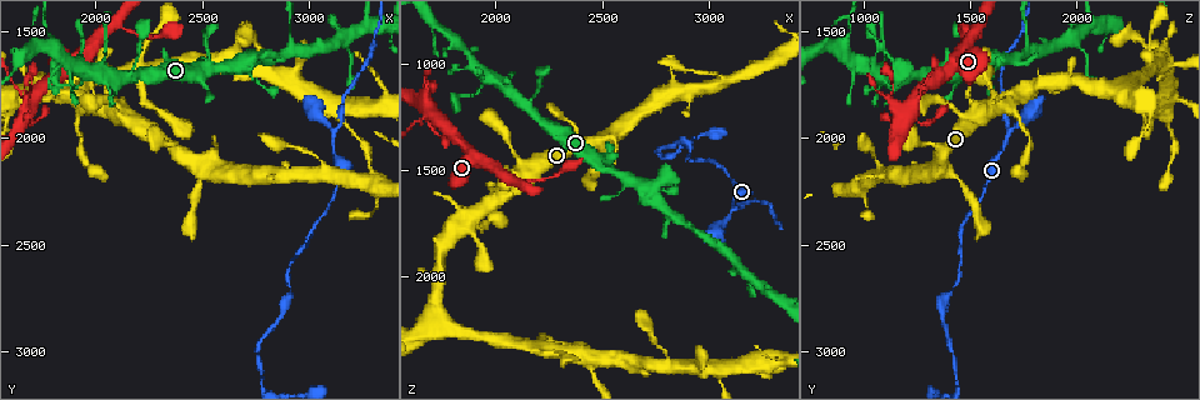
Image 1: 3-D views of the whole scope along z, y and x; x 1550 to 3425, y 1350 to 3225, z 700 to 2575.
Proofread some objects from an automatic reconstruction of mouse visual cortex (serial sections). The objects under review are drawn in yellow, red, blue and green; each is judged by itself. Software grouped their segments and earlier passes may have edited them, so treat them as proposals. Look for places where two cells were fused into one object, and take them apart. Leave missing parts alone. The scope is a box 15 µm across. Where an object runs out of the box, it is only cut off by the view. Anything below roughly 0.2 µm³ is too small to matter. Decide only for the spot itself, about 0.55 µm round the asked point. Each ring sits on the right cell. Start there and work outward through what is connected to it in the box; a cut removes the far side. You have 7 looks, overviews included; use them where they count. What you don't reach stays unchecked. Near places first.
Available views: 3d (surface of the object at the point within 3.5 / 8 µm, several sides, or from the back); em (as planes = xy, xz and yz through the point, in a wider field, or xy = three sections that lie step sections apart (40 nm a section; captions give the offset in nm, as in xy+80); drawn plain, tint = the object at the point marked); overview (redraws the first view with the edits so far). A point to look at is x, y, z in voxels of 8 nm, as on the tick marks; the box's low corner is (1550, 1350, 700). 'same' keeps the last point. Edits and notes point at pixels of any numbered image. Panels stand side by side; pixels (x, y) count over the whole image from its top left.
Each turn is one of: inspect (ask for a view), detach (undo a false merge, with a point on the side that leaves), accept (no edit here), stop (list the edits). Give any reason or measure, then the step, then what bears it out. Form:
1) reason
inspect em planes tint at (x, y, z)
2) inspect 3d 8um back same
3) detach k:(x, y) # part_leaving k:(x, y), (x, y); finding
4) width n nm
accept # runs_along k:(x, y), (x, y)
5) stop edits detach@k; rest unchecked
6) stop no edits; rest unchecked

three arms meet
inspect 3d 3.5um at (3120, 1950, 1670)

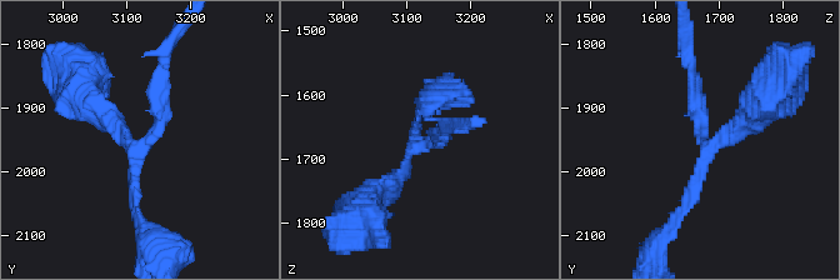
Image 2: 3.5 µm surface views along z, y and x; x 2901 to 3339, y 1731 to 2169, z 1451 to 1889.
arms 3; arm_widths 150, 200, 250 nm
inspect em xy step 5 tint at (3115, 1965, 1680)

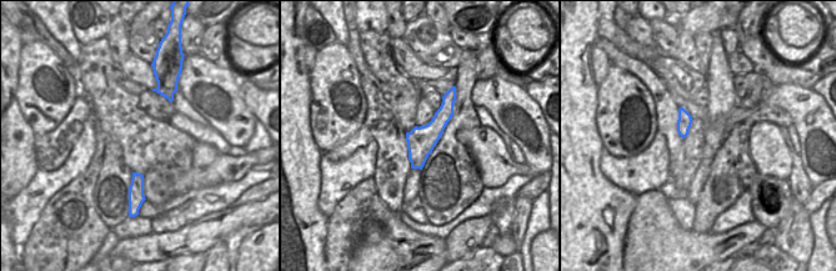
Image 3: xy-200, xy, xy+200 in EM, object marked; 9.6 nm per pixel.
accept # runs_along 2:(673, 223), (708, 149), (759, 103); continuous, no second cell

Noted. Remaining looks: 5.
sharp bend
inspect 3d 8um at (2770, 3130, 1430)

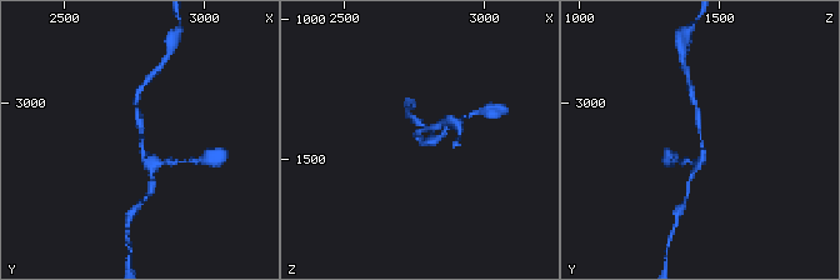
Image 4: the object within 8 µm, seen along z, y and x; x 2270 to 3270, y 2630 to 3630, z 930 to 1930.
need the tissue
inspect em xy step 5 tint at (2770, 3140, 1420)

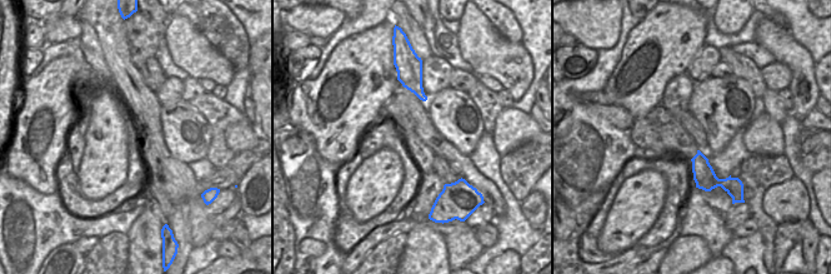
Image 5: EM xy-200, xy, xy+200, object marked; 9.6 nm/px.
arm_widths 150, 250 nm
accept # runs_along 4:(135, 105), (143, 154), (161, 164); one cell here

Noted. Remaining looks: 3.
sharp bend
inspect 3d 3.5um at (1990, 1670, 1580)

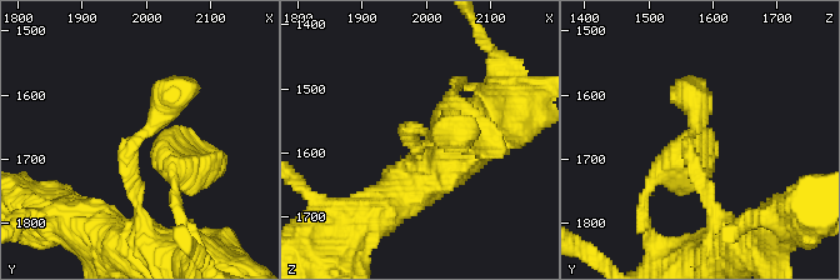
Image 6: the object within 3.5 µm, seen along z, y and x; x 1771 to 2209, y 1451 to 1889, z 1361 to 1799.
now the EM
inspect em xy step 3 tint at (1995, 1660, 1570)

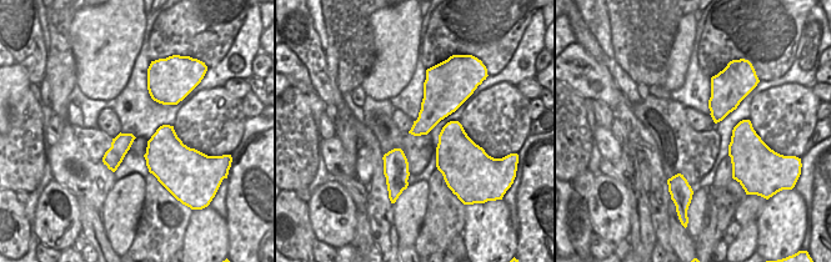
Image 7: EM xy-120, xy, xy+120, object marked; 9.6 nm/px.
another direction
inspect em planes tint same

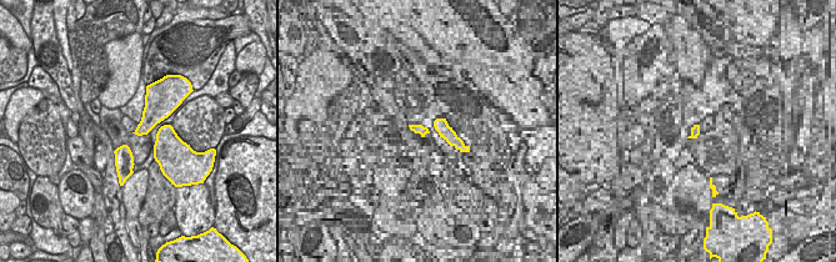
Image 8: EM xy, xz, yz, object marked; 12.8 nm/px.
accept # all the same cell

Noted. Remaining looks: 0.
stop no edits; rest unchecked

